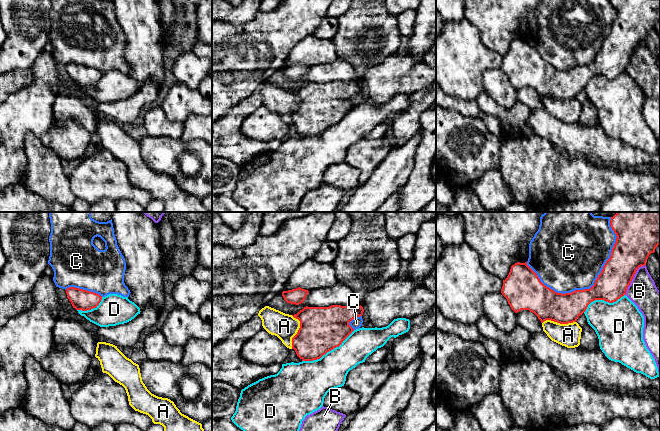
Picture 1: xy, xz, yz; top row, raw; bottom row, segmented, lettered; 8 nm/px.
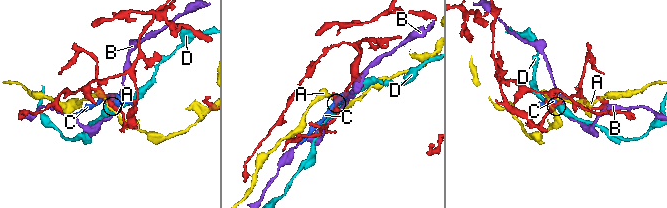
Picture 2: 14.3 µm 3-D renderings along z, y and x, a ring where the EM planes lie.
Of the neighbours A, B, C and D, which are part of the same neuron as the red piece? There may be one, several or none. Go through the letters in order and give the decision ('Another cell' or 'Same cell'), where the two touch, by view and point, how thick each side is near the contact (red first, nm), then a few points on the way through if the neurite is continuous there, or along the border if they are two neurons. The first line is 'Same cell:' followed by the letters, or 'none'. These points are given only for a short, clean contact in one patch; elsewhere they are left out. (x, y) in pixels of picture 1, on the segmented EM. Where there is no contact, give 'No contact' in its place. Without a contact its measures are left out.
Same cell: none
A: Another cell. Touches red at xz (298, 331). Thickness 360 nm (red) against 200 nm
B: Another cell. Touches red at yz (632, 278). Thickness 300 nm (red) against 240 nm
C: Another cell. Touches red at yz (593, 285). Thickness 260 nm (red) against 460 nm
D: Another cell. Touches red at xz (328, 351). Thickness 360 nm (red) against 300 nm

